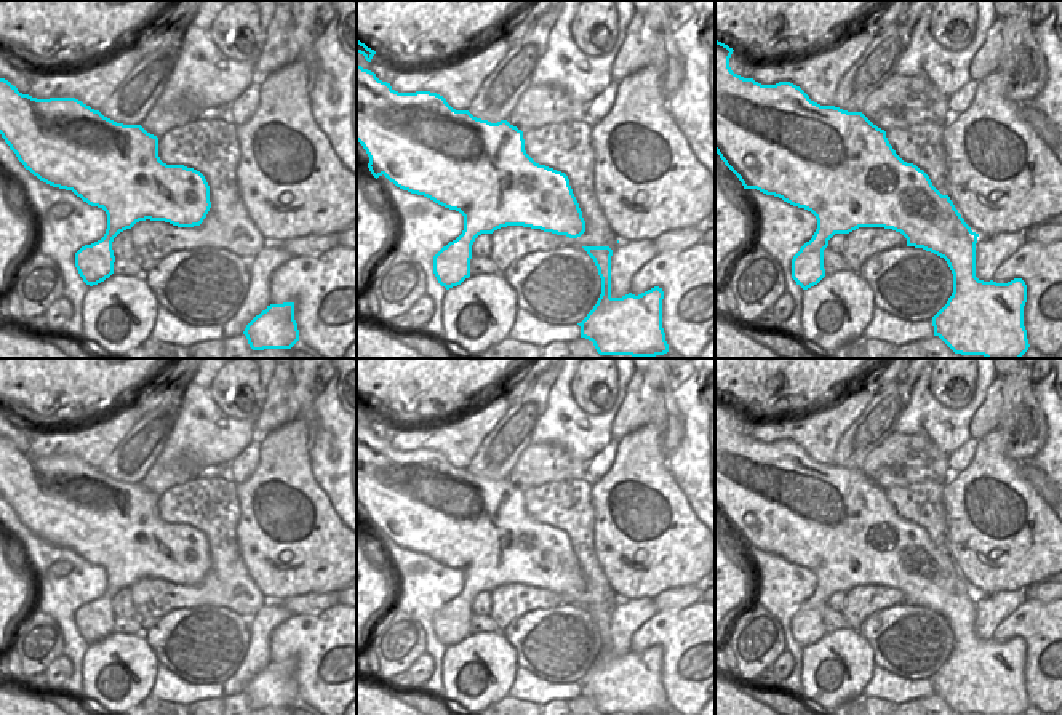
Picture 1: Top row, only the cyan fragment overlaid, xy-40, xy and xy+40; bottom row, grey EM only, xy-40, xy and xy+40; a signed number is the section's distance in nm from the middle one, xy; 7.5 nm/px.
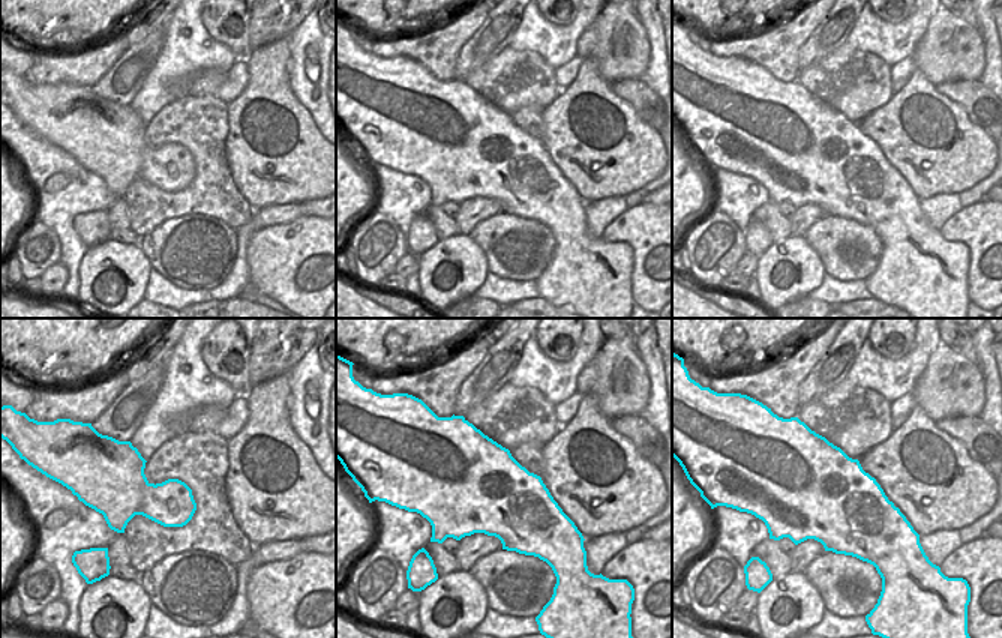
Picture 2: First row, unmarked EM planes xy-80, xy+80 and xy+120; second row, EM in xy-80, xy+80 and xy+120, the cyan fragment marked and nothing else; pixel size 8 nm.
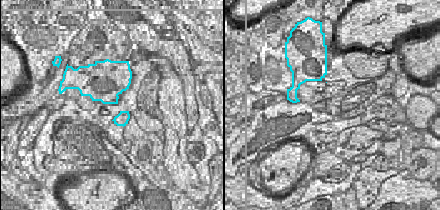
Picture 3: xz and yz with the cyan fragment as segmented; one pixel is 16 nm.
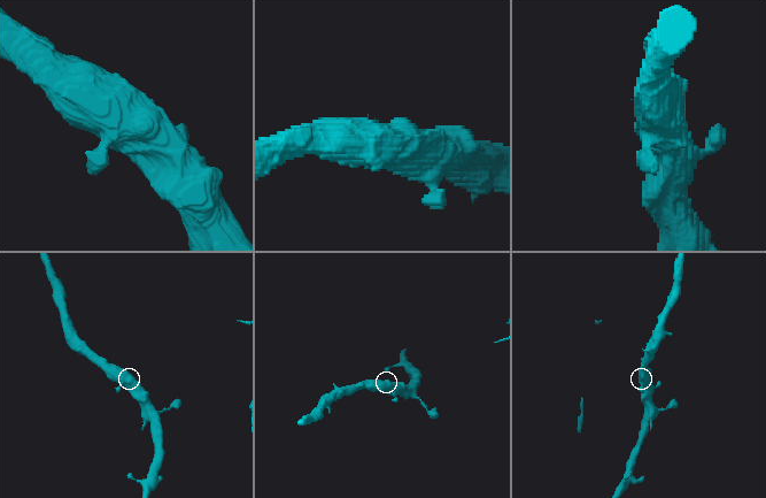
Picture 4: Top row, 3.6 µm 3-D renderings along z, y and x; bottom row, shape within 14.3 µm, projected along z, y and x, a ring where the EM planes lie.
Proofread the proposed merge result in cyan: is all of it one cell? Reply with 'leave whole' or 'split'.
leave whole

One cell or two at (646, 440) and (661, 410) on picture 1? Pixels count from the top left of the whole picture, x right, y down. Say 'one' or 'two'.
two

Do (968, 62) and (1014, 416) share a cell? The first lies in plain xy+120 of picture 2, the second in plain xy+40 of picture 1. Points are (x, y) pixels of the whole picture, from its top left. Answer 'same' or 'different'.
same

